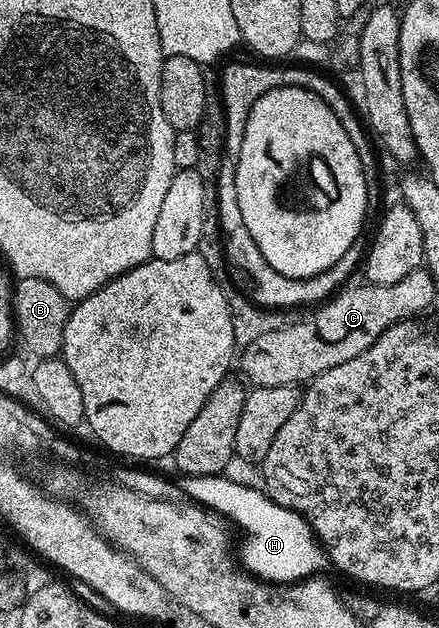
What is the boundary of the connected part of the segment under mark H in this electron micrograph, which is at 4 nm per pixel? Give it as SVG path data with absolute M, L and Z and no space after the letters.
M224 474L214 477L186 476L178 485L190 499L221 517L226 516L248 534L238 556L243 569L253 577L270 584L287 584L315 575L324 564L324 553L308 522L300 514L272 501L259 487L252 488L227 478Z

